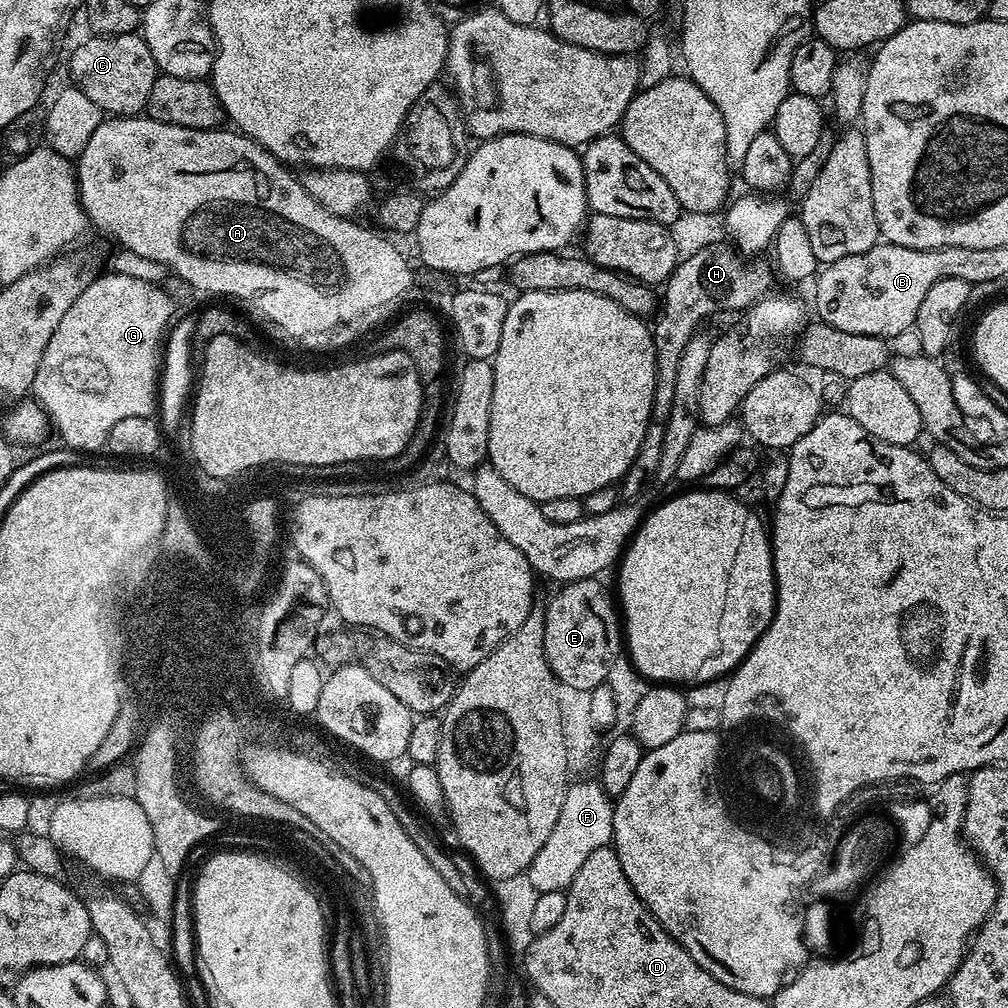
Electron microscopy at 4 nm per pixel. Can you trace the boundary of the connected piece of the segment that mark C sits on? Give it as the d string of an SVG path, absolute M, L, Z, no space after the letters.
M129 30L115 36L95 36L77 43L75 47L72 52L75 87L84 91L86 97L96 103L104 114L139 116L147 109L158 69L143 35Z

